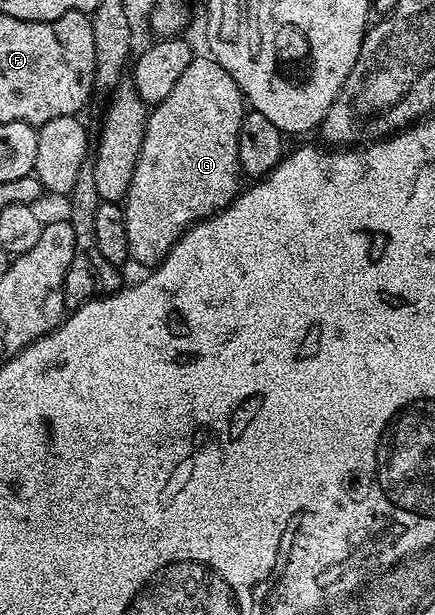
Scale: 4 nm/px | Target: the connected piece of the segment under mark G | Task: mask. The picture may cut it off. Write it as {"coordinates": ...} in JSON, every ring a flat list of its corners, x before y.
{"coordinates":[[199,55,180,74,172,94,164,102,153,105,146,117,144,142,140,146,140,158,136,158,136,170,126,191,124,207,128,226,128,250,130,260,138,264,157,266,172,250,186,229,199,220,222,211,234,201,240,191,238,166,238,135,244,115,242,91,232,82,232,74,224,70,209,55]]}

